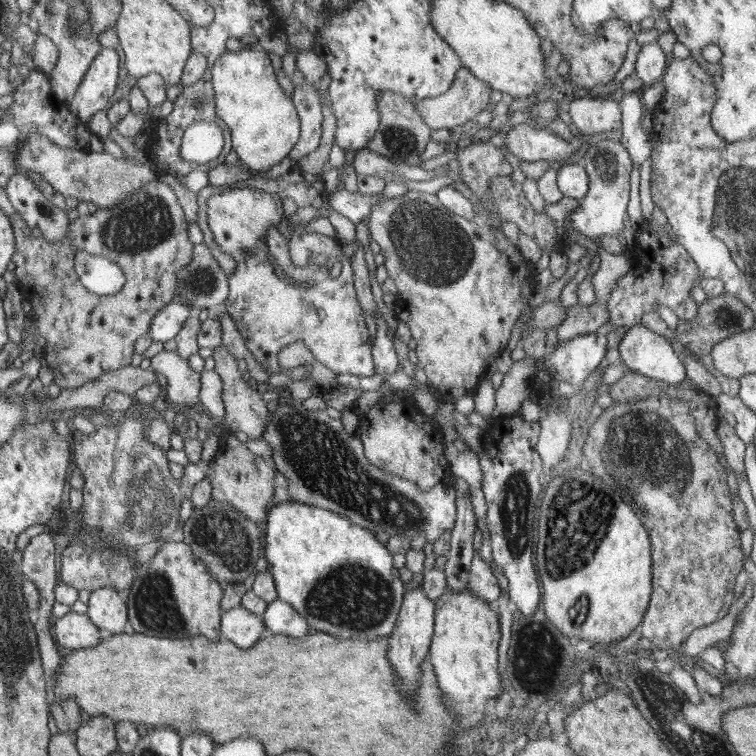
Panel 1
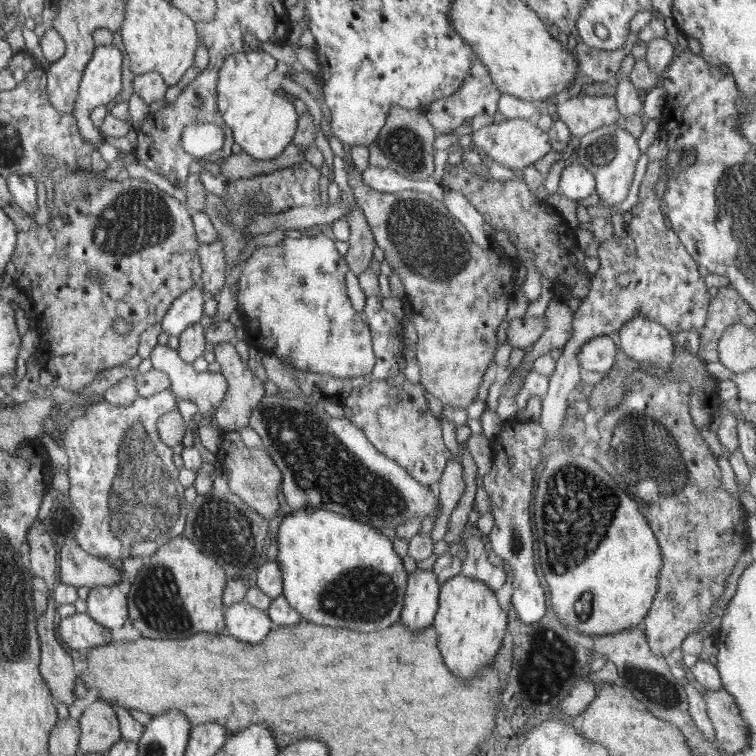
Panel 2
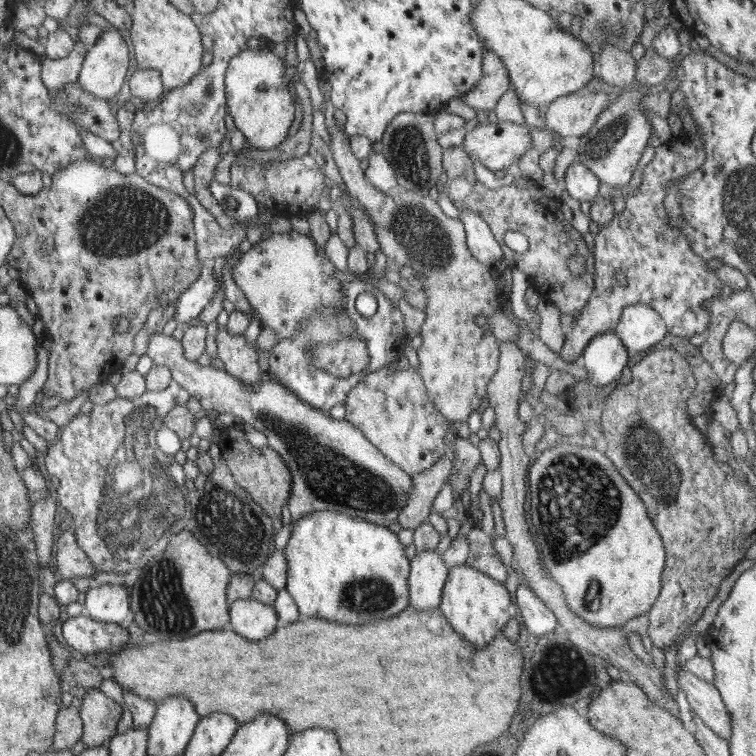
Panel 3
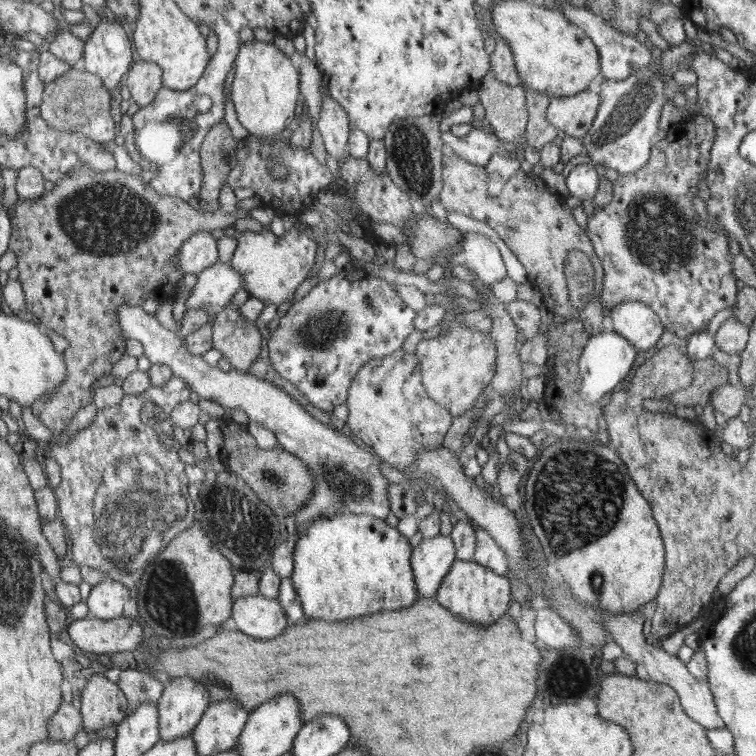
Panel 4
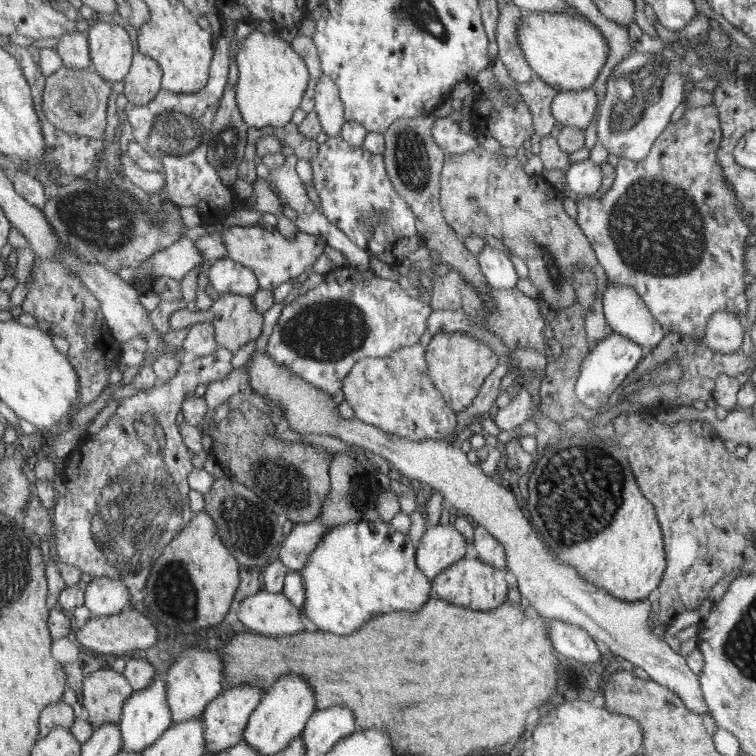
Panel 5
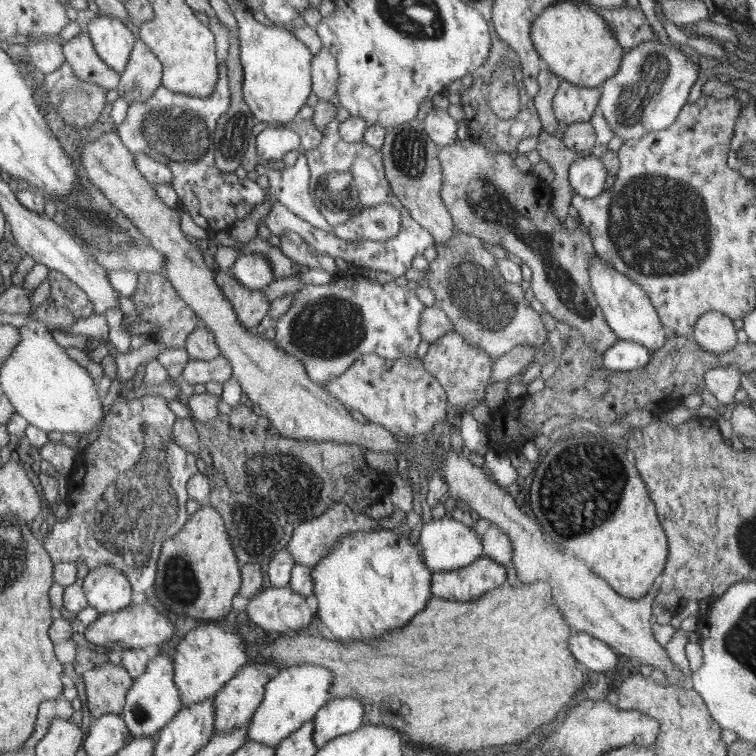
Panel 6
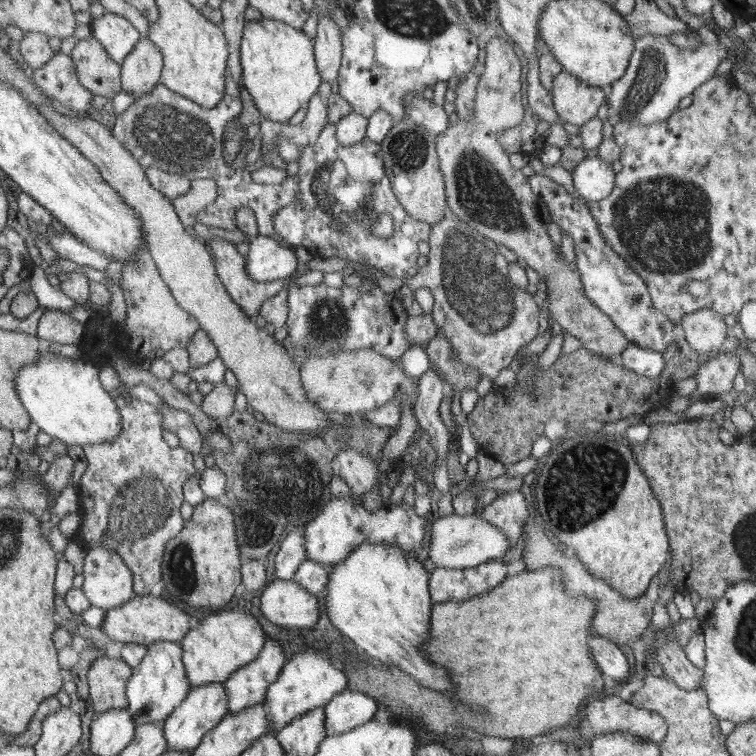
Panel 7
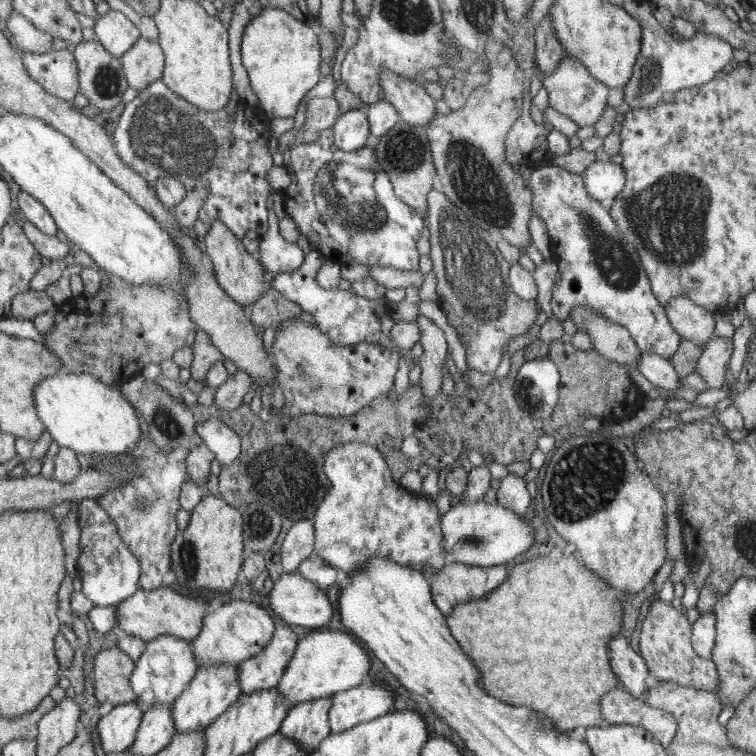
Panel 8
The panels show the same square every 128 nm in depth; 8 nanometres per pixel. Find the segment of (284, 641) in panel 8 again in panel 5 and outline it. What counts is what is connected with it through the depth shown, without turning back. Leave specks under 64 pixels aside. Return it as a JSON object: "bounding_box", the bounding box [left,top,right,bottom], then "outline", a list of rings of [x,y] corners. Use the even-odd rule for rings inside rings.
{"bounding_box":[202,685,263,753],"outline":[[[236,685],[232,689],[224,689],[224,692],[218,698],[215,698],[202,714],[206,752],[220,753],[221,750],[236,746],[242,740],[246,725],[249,724],[249,718],[260,704],[263,696],[262,690],[250,685]]]}

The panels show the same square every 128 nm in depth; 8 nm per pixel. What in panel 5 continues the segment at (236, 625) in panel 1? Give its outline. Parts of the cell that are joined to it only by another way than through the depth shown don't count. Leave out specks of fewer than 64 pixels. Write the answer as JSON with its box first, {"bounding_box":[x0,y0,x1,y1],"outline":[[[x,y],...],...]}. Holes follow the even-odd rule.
{"bounding_box":[238,591,304,637],"outline":[[[259,591],[240,601],[238,627],[250,634],[285,637],[300,633],[304,608],[298,608],[283,593]]]}

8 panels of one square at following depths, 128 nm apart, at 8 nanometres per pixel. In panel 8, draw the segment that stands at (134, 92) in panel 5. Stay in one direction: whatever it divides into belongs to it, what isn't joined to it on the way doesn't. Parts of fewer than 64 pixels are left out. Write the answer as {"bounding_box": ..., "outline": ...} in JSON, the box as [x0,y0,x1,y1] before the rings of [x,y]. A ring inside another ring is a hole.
{"bounding_box":[120,37,165,92],"outline":[[[143,37],[120,60],[126,82],[139,92],[146,90],[150,83],[160,80],[165,68],[165,57],[158,42]]]}

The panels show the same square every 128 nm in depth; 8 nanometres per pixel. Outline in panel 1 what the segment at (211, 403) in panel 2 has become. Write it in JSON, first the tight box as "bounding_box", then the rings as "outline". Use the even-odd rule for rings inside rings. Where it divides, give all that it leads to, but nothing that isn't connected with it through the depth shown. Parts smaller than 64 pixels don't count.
{"bounding_box":[150,349,201,406],"outline":[[[164,349],[151,358],[150,367],[164,378],[167,396],[172,402],[181,406],[201,402],[201,373],[193,370],[177,352]]]}

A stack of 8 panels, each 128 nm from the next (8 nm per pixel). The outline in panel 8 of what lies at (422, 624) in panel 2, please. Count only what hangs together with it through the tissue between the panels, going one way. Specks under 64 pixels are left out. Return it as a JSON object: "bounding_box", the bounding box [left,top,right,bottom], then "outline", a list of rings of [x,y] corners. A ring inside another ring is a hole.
{"bounding_box":[441,498,534,566],"outline":[[[484,498],[479,501],[460,501],[456,506],[441,516],[441,528],[445,534],[446,540],[446,558],[447,564],[450,562],[462,563],[472,566],[498,566],[508,565],[516,556],[524,554],[534,543],[534,522],[528,524],[525,516],[518,516],[514,511],[508,510],[496,500],[493,502],[485,501]]]}

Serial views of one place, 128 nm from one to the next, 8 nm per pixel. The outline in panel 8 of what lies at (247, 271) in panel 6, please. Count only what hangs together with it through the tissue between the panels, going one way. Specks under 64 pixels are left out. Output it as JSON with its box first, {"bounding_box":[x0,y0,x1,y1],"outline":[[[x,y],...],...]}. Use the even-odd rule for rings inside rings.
{"bounding_box":[259,182,308,277],"outline":[[[269,182],[269,195],[268,200],[266,200],[266,209],[268,209],[268,232],[259,237],[260,241],[260,258],[263,264],[264,270],[271,272],[273,277],[275,274],[281,272],[292,272],[295,270],[299,270],[301,266],[308,259],[302,248],[298,246],[298,243],[290,243],[284,239],[283,236],[279,233],[279,217],[274,211],[276,194],[274,192],[274,188],[270,185]]]}

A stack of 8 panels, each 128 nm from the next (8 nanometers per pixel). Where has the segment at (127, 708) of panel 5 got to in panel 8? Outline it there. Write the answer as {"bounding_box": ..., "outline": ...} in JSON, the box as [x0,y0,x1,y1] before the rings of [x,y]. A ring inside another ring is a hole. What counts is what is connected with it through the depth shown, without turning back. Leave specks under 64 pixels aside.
{"bounding_box":[132,635,198,714],"outline":[[[166,635],[153,638],[145,644],[145,650],[136,662],[132,674],[132,687],[137,695],[135,701],[143,714],[156,705],[170,705],[192,684],[198,673],[197,659],[191,641]]]}

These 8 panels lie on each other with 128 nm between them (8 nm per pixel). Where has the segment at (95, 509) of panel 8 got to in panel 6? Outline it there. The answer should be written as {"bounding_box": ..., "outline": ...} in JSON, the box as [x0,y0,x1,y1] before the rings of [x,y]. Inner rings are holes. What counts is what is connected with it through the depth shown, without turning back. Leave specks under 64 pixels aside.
{"bounding_box":[83,565,134,615],"outline":[[[110,565],[97,567],[84,578],[83,592],[87,603],[100,615],[114,614],[125,606],[134,606],[133,583]]]}

